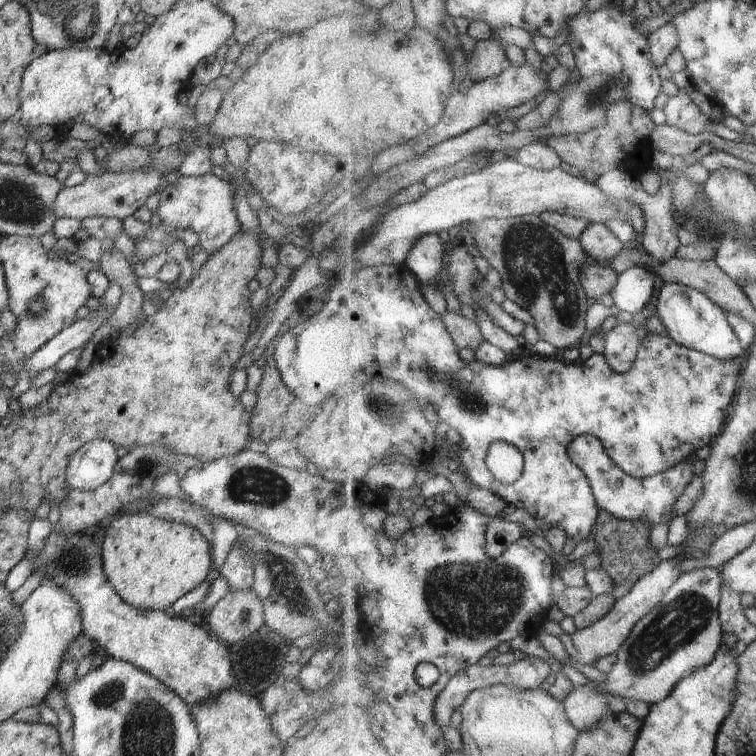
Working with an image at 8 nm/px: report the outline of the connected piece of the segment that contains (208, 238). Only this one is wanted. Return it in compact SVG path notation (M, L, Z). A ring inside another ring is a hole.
M176 173L166 184L159 190L157 199L159 207L157 212L162 221L174 229L186 228L193 230L198 234L199 248L204 248L209 256L217 253L233 236L241 232L241 224L234 210L234 186L232 181L225 181L216 177L213 173L206 173L202 176L187 177Z

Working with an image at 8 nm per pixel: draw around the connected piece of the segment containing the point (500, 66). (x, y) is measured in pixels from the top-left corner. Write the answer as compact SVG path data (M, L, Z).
M495 39L480 41L476 44L470 62L470 75L474 83L497 77L503 73L508 64L506 47Z

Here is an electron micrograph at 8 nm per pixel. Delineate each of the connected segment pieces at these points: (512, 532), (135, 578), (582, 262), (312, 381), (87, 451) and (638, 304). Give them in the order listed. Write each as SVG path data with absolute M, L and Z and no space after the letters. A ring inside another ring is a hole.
M500 517L491 520L487 530L487 551L492 558L501 556L511 543L518 542L522 537L533 537L520 525Z
M148 510L120 514L107 523L107 535L101 549L104 574L116 594L139 611L170 611L171 604L200 586L206 580L210 568L214 567L210 544L191 526L155 517Z
M540 215L498 219L492 217L480 222L468 223L469 233L476 240L481 254L496 268L503 281L507 298L532 314L540 338L552 343L557 349L578 348L586 336L588 297L585 291L583 268L592 262L580 239L570 238L562 231L551 227Z
M398 263L393 265L373 264L367 266L365 264L358 266L356 269L348 268L345 271L337 273L331 283L325 288L323 294L324 306L322 310L311 316L310 320L300 323L298 326L291 328L278 340L274 350L274 358L277 369L282 377L283 383L290 389L303 403L307 405L319 405L327 402L326 400L326 382L370 382L368 376L372 372L378 374L378 378L385 380L394 380L396 382L408 381L408 388L414 388L418 392L430 394L430 402L436 402L440 406L440 414L442 420L450 422L453 428L462 432L462 442L456 447L456 451L460 453L461 461L466 468L473 484L480 488L485 488L505 498L509 504L513 504L520 508L525 508L539 523L546 523L552 527L562 528L568 537L574 540L575 544L580 544L584 540L588 540L594 532L597 525L598 517L601 513L601 506L595 497L593 486L589 481L585 470L582 470L569 456L569 446L574 440L583 434L595 434L609 451L610 456L627 472L638 478L655 477L657 474L665 473L667 470L674 468L677 464L687 461L696 450L711 446L713 442L721 436L724 428L728 423L729 416L733 413L733 408L738 398L741 388L741 378L744 370L746 370L746 359L735 358L722 360L713 357L711 354L691 349L690 347L678 344L670 335L661 335L658 333L648 332L643 339L639 348L639 357L636 360L634 368L627 373L616 372L608 362L605 354L595 353L592 358L585 361L571 362L564 364L560 360L554 360L552 357L528 356L522 360L515 360L504 364L504 366L494 366L483 363L478 360L466 361L460 356L460 347L456 344L452 333L449 331L443 317L436 313L436 310L426 302L424 292L422 292L421 280L418 275L407 265L407 263ZM504 441L520 448L525 456L525 473L517 483L507 484L501 483L495 474L490 470L487 463L489 450L494 442Z
M104 439L82 445L68 460L65 477L72 489L94 490L113 473L117 448Z
M634 267L619 275L612 297L620 310L638 314L650 304L654 290L656 275L646 267Z

